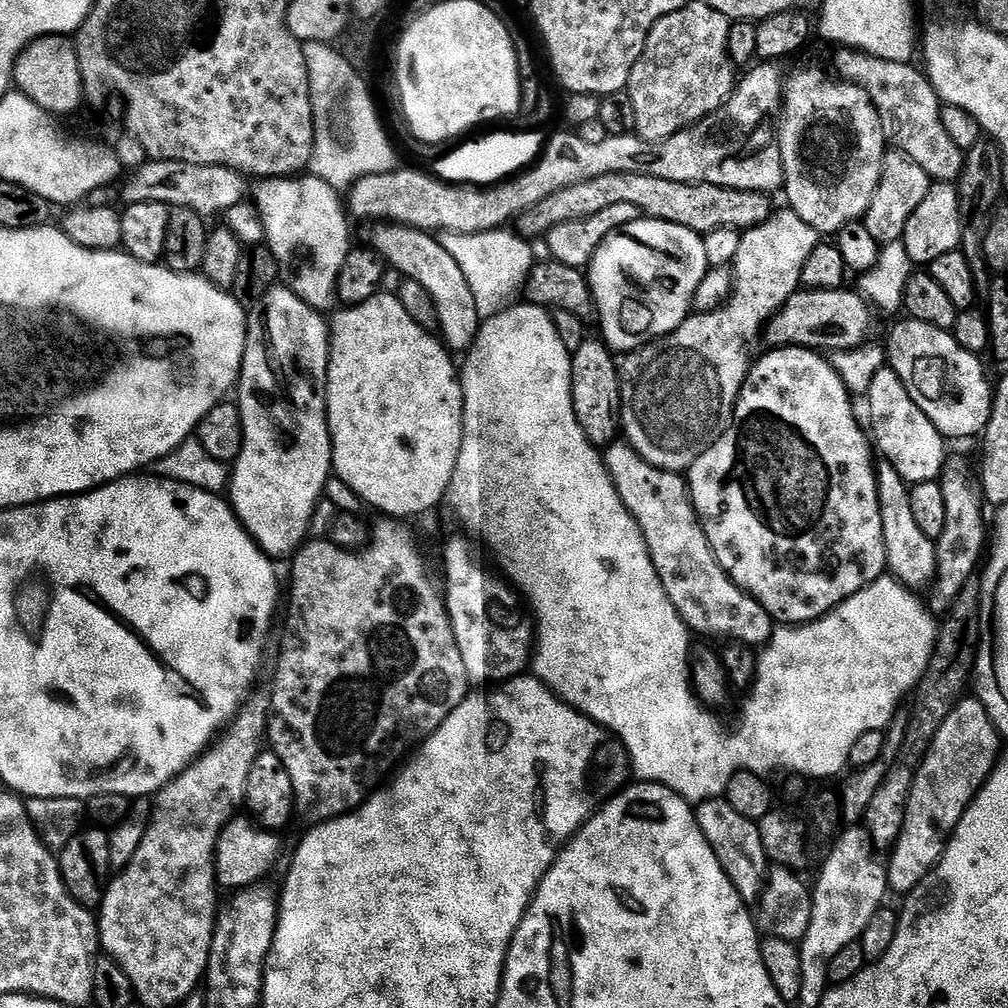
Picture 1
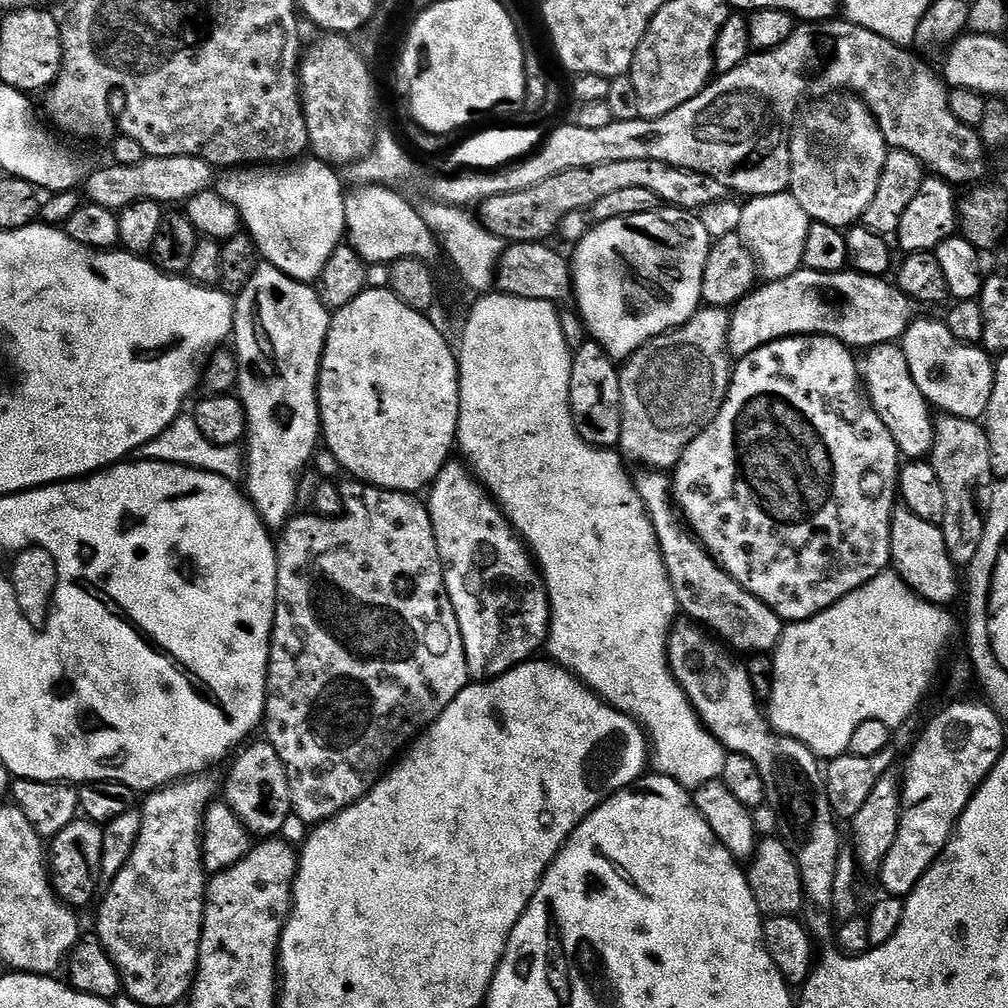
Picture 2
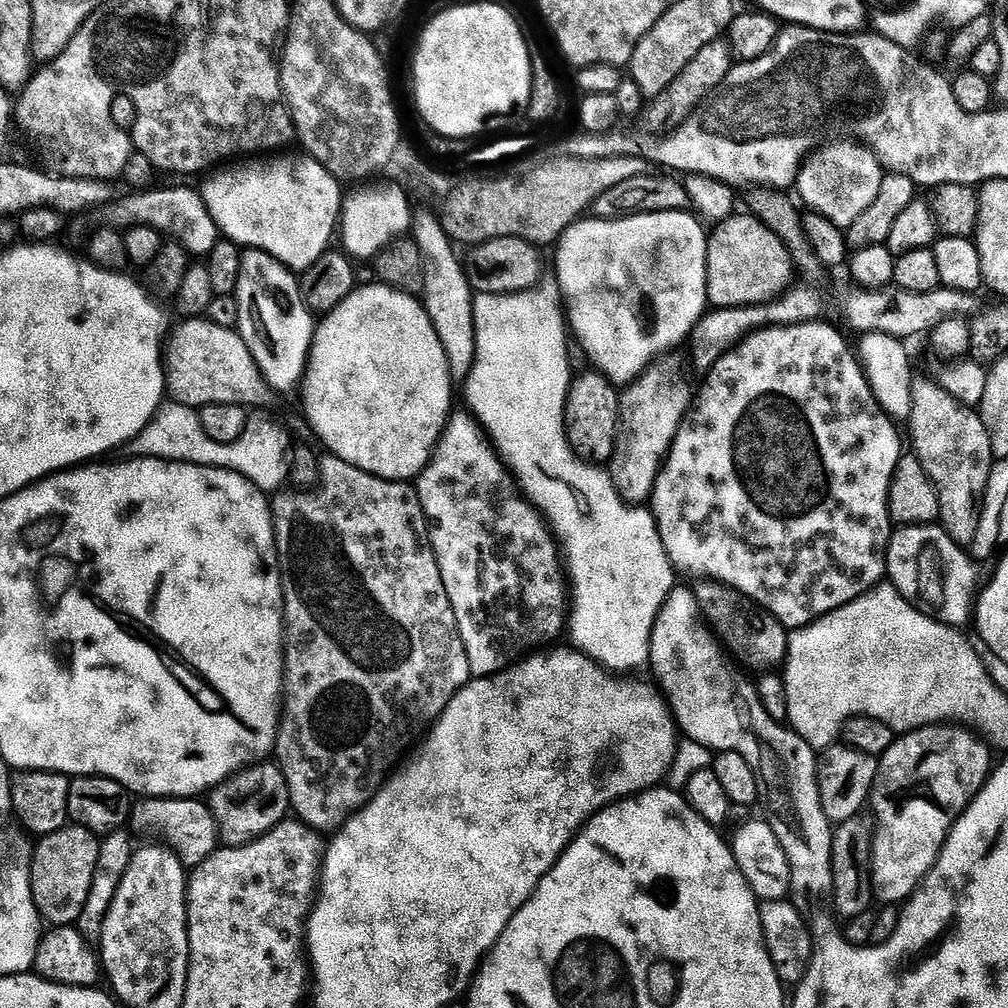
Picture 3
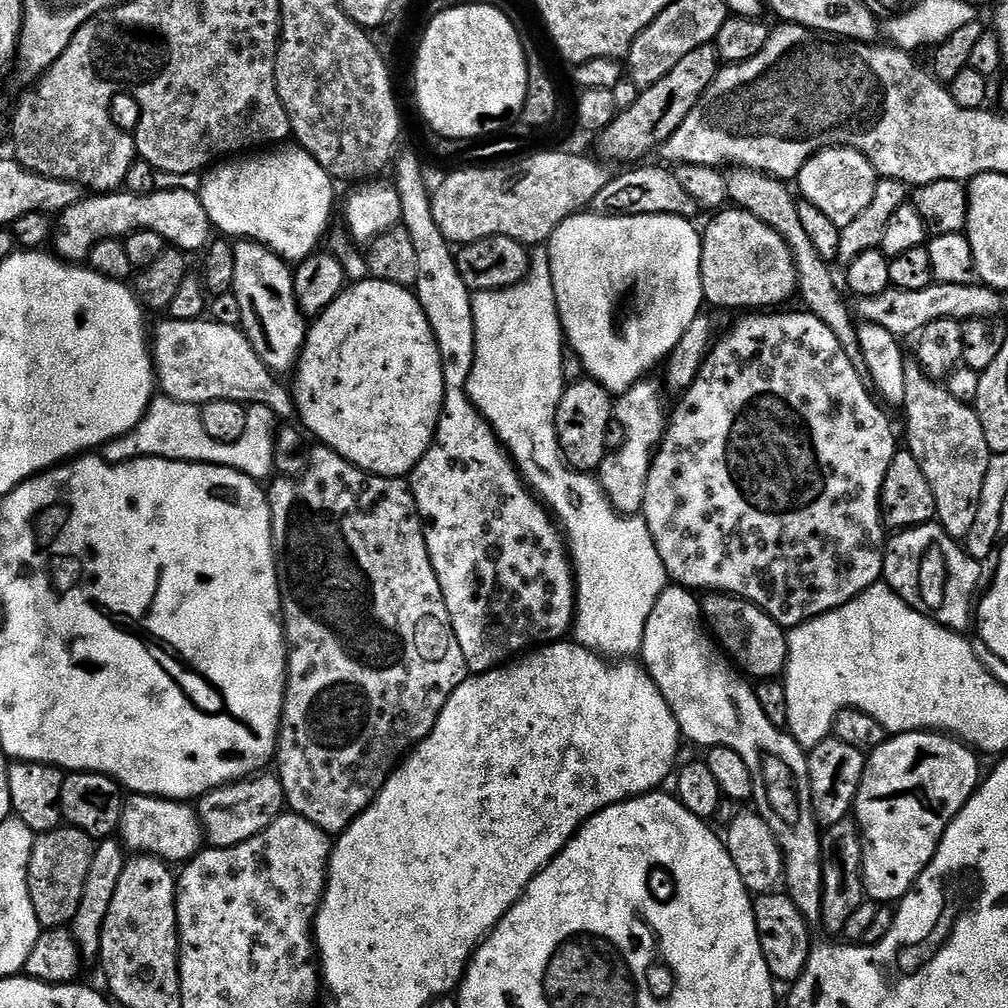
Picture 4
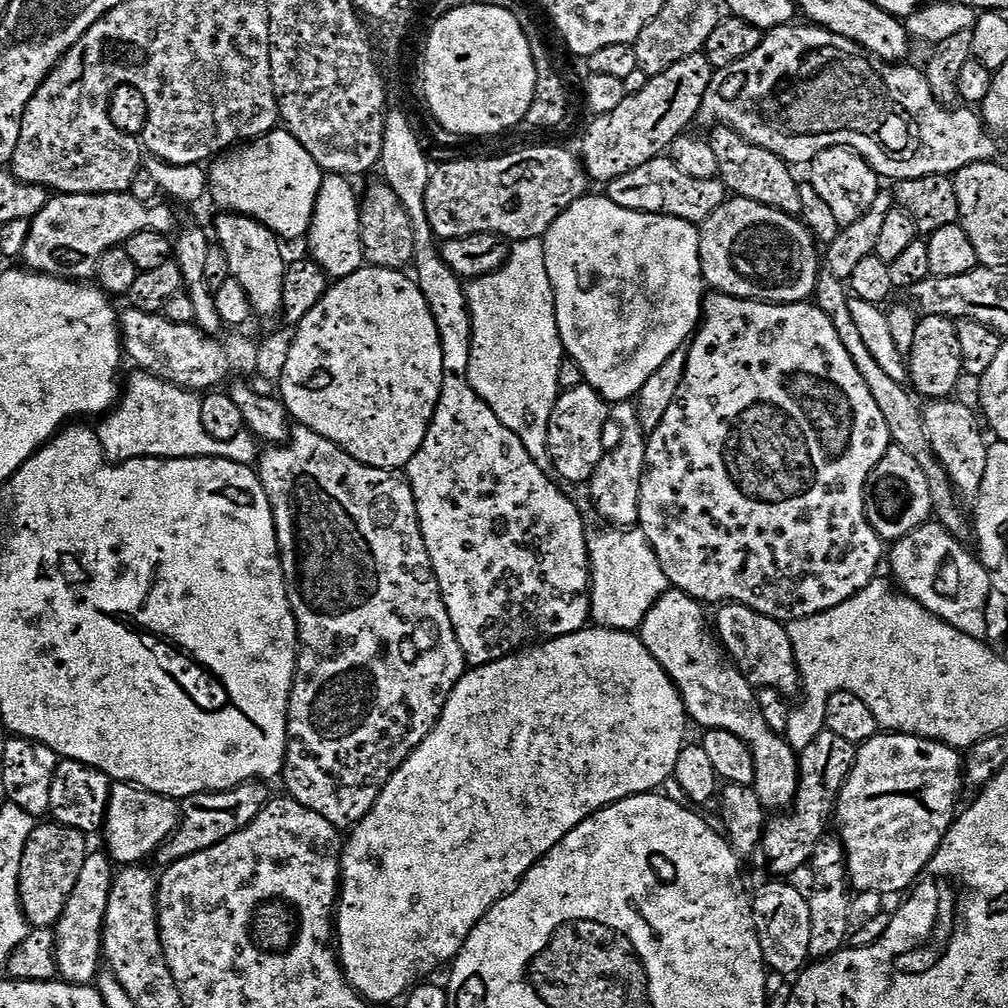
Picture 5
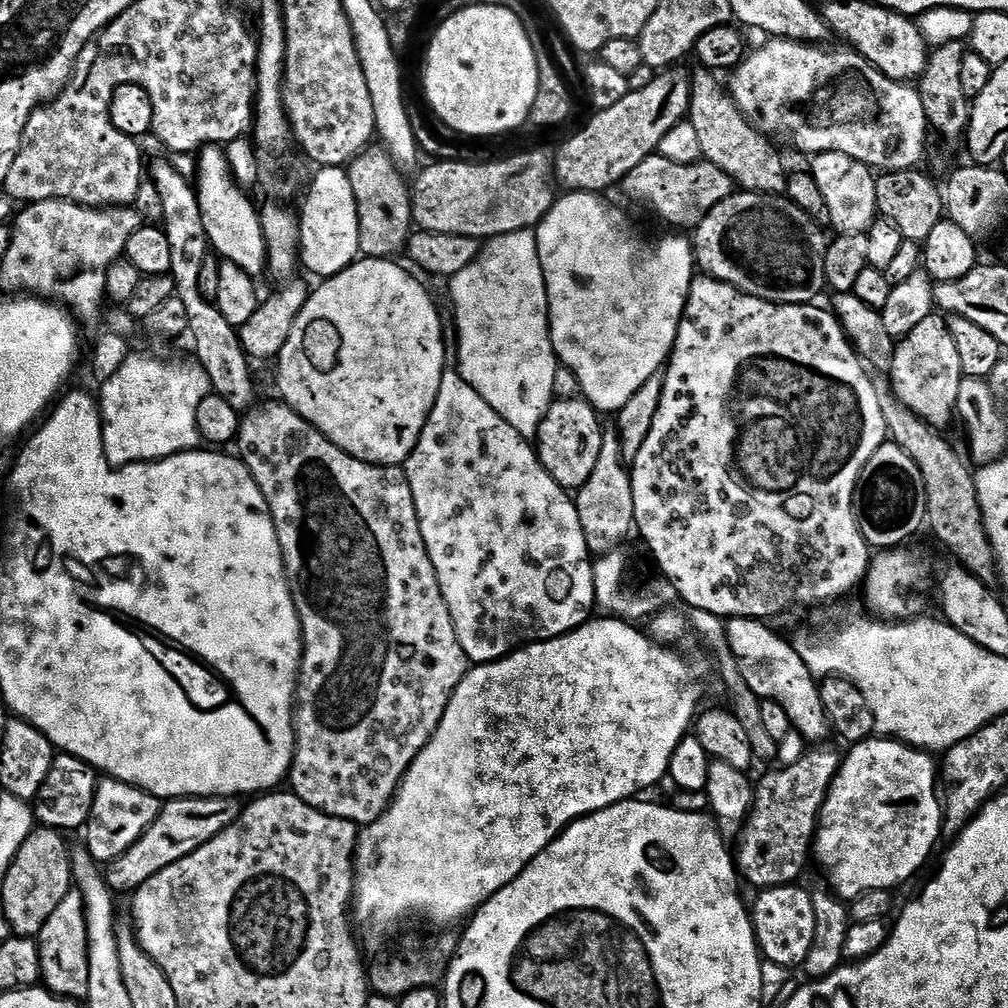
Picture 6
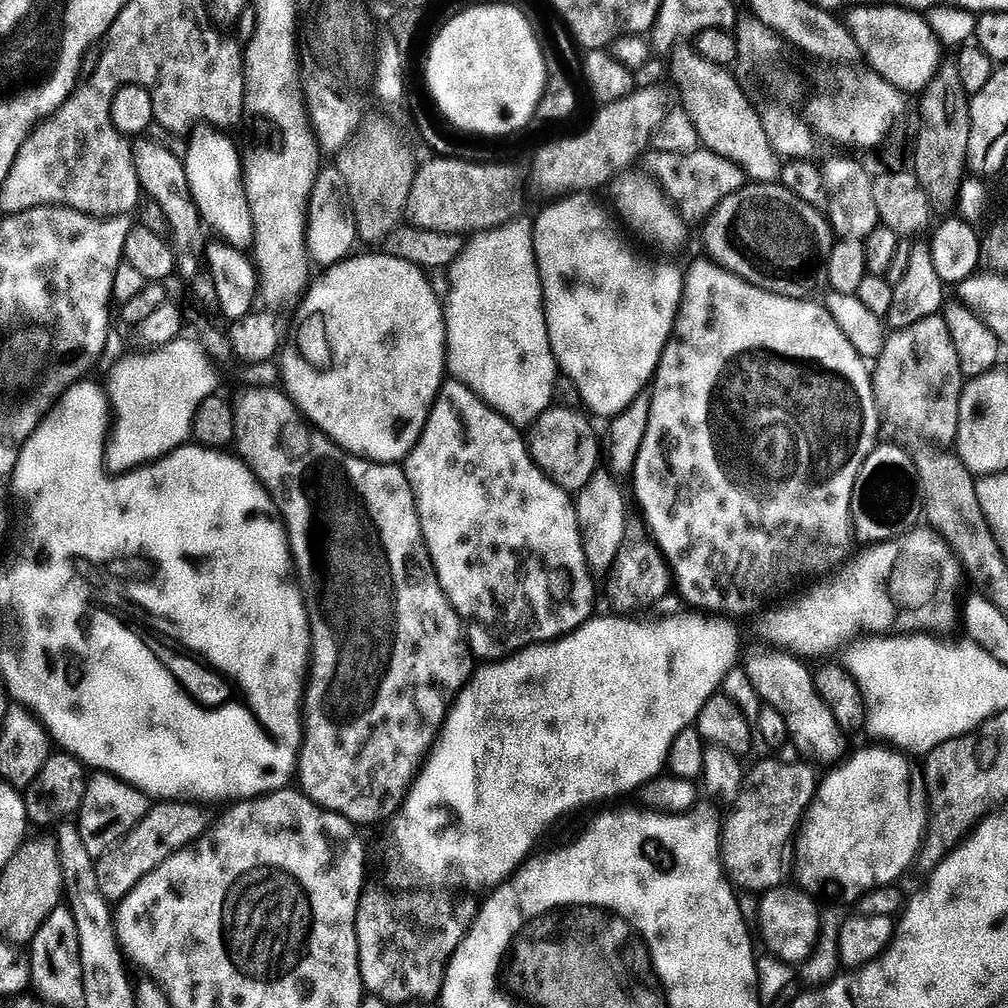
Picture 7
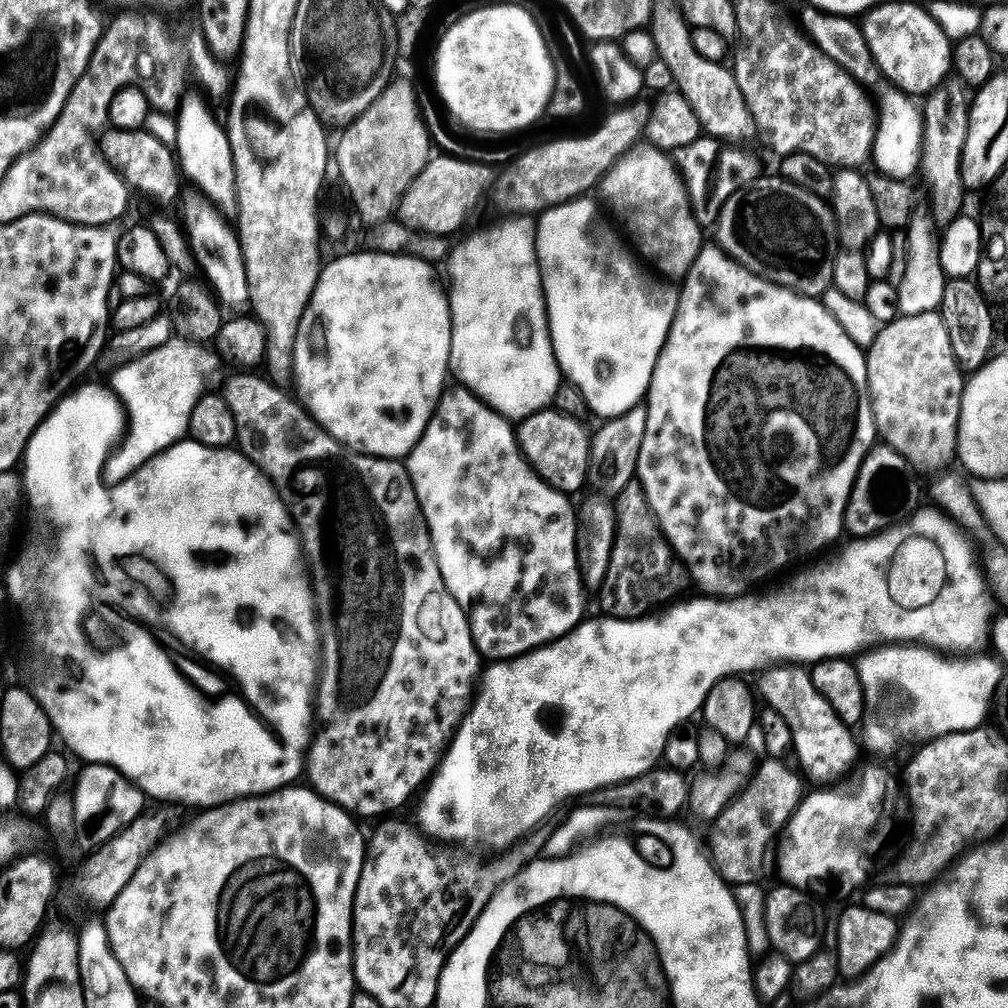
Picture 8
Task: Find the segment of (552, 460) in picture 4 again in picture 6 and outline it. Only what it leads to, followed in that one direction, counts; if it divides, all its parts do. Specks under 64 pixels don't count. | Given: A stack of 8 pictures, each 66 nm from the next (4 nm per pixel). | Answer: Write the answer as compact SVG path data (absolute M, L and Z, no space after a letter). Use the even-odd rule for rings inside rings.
M525 230L522 232L511 232L505 236L494 236L487 241L486 247L481 251L472 264L456 276L451 277L452 284L452 308L456 311L456 360L460 363L458 374L474 391L480 395L487 404L499 414L518 434L525 438L535 437L544 415L554 403L552 391L556 388L556 368L558 361L556 351L552 349L552 332L548 329L548 287L542 274L542 262L538 258L538 246L536 245L535 231Z

